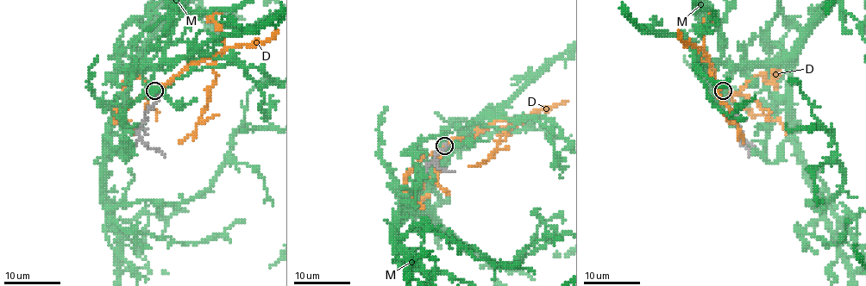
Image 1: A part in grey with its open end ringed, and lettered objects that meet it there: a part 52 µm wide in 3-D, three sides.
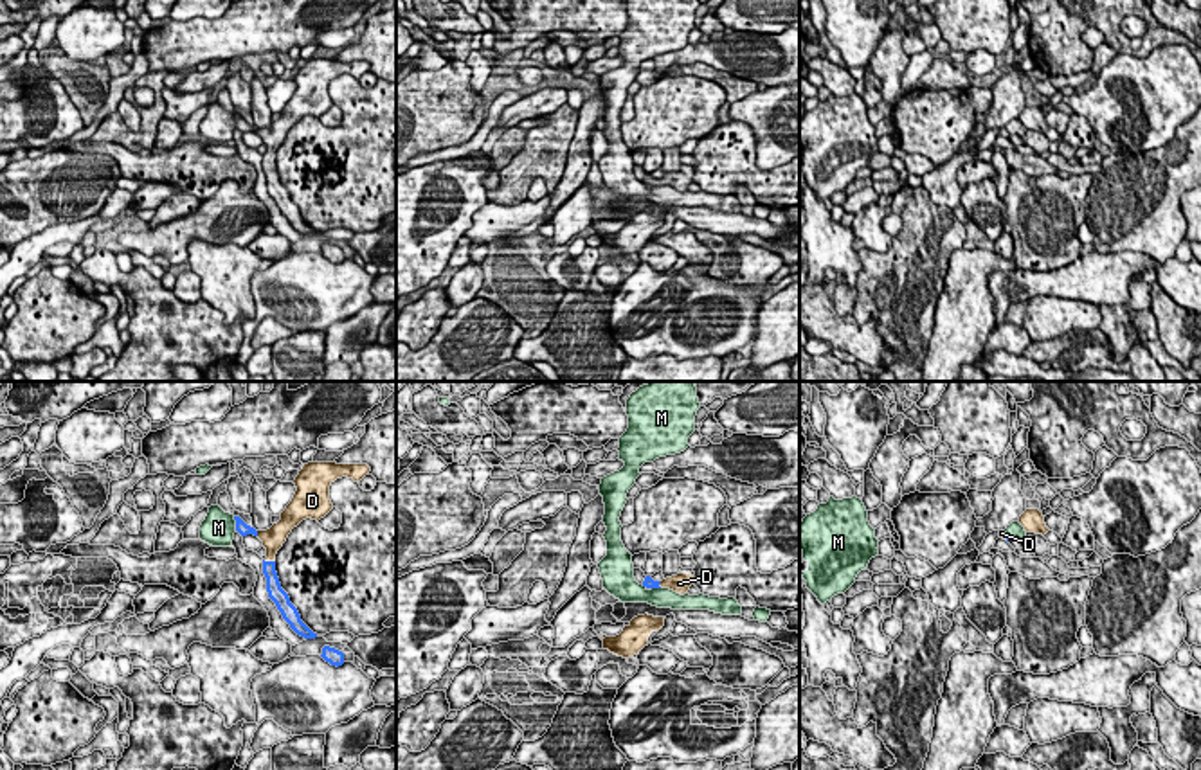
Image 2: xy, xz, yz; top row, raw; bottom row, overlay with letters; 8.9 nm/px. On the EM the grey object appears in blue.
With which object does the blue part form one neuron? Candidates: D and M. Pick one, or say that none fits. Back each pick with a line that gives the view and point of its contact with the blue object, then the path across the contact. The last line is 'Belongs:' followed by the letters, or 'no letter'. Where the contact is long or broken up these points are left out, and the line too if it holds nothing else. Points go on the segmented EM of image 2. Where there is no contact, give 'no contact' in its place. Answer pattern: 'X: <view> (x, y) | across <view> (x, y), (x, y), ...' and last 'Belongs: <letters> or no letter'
D: xy (269, 562) | across xy (274, 589), (269, 562), (272, 538)
Belongs: D

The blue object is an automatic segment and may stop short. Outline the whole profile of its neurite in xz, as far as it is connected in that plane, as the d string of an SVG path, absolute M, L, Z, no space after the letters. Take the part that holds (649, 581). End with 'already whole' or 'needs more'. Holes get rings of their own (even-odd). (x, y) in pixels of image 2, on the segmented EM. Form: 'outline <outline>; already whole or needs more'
outline M677 574L663 581L654 581L650 576L646 576L643 581L643 586L646 588L670 588L681 595L688 594L691 585L693 585L691 574Z; needs more

